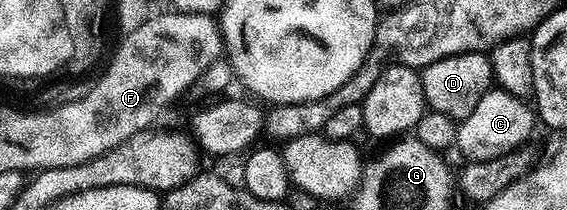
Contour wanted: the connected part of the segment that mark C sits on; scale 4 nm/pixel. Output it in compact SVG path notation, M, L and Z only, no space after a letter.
M494 86L483 93L483 97L479 97L479 105L475 105L471 117L458 122L456 150L462 151L466 160L475 163L510 155L528 144L525 142L533 135L533 123L535 124L535 111L526 100L504 91L502 87Z

